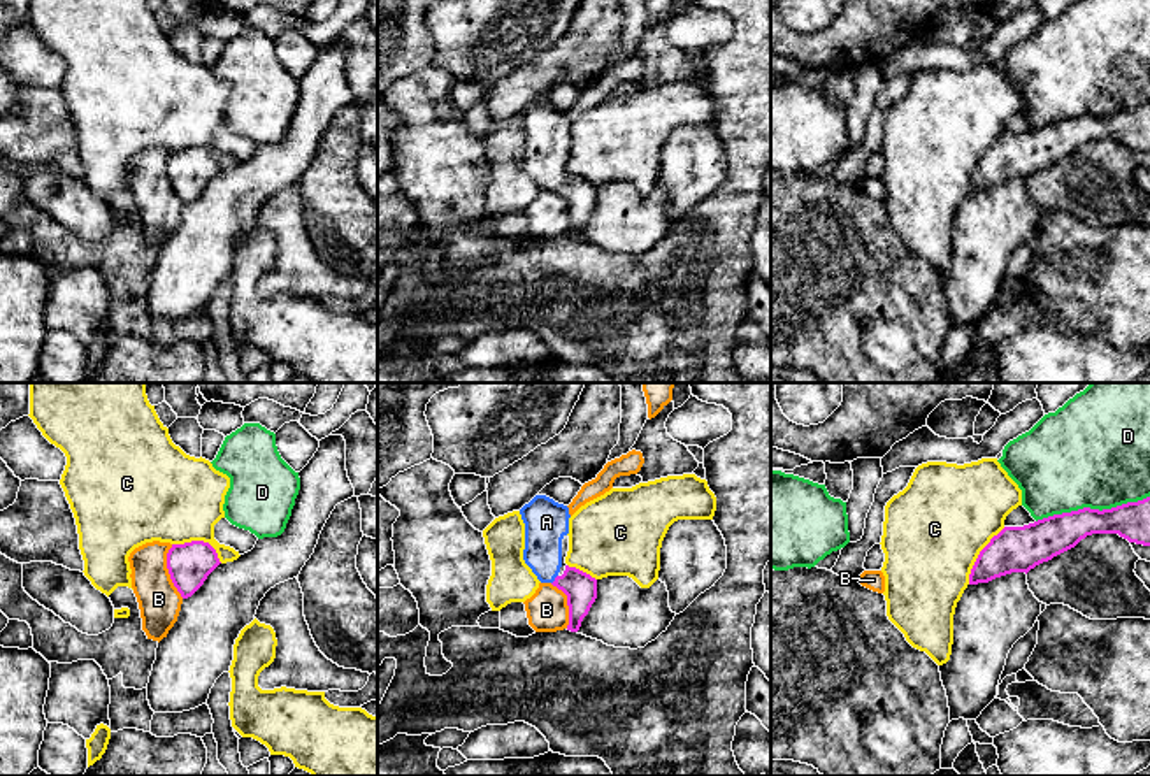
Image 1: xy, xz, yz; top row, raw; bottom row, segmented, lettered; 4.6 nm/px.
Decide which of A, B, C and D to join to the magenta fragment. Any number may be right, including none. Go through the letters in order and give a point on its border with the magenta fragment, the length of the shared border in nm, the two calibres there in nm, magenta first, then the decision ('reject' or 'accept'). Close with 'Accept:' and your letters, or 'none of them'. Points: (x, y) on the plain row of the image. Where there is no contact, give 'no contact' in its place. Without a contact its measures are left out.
A: xz (555, 186) | 50 nm | 140/190 nm | accept
B: xy (169, 178) | 260 nm | 200/190 nm | reject
C: yz (978, 162) | 320 nm | 200/460 nm | reject
D: yz (1092, 116) | 550 nm | 180/480 nm | reject
Accept: A

